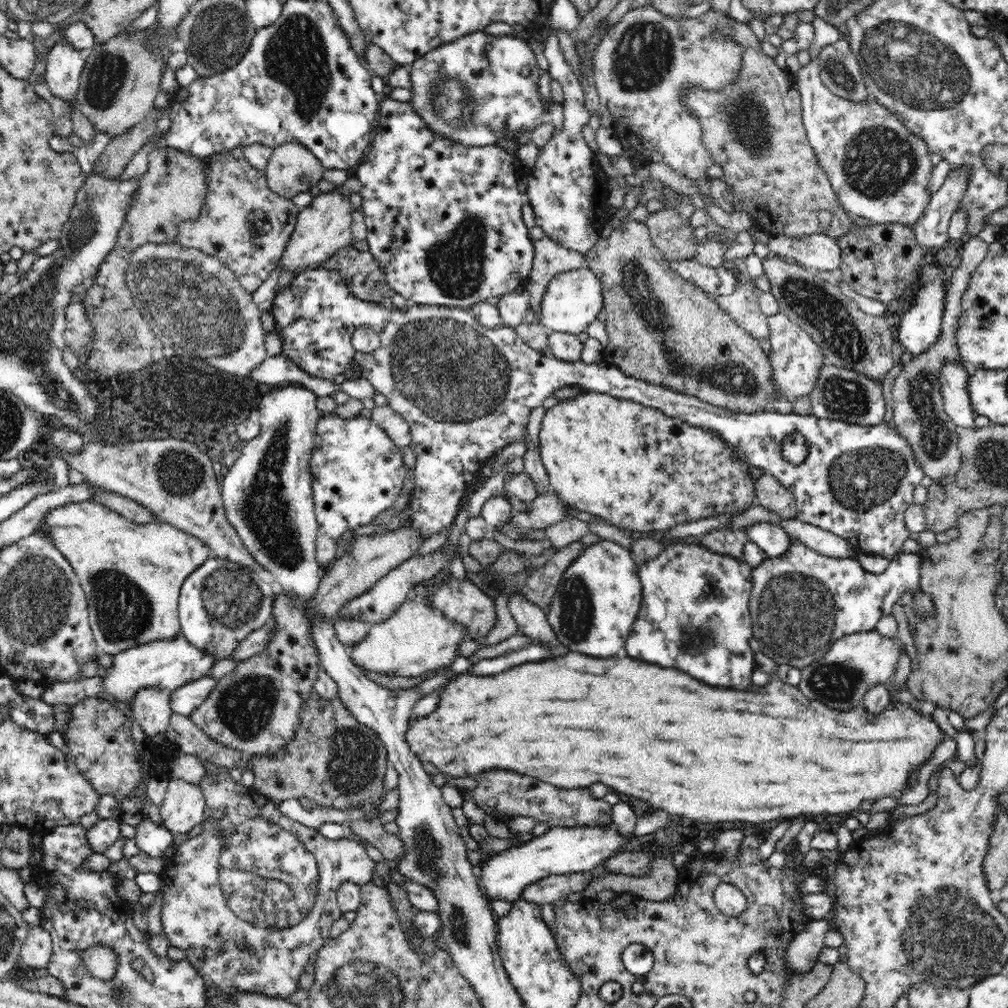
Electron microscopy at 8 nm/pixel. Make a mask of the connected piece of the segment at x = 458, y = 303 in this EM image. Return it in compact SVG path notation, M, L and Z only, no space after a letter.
M382 98L379 103L379 116L377 125L373 130L372 145L366 150L361 163L352 171L353 175L362 183L360 195L362 197L362 213L367 226L369 251L380 263L380 268L385 274L386 282L392 292L401 294L408 302L430 304L446 307L469 309L473 304L485 301L490 296L501 297L512 292L514 288L526 284L528 274L533 267L535 245L530 241L531 235L522 220L522 206L526 202L518 189L518 176L514 167L514 158L504 148L499 146L462 146L452 139L436 135L431 128L426 126L421 116L416 114L408 102L400 102L392 98Z

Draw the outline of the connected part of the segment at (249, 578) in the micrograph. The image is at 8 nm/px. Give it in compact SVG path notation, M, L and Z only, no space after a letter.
M210 556L182 583L179 592L181 633L198 649L214 655L214 662L231 656L238 642L272 618L272 586L254 570Z

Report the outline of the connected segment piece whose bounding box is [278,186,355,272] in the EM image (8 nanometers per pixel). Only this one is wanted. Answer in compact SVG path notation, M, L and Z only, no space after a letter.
M340 189L331 192L321 192L312 199L312 202L298 213L294 232L280 256L282 271L305 270L305 268L317 268L321 262L328 260L333 254L337 254L340 248L354 242L352 236L352 214L355 211L346 195L340 193Z

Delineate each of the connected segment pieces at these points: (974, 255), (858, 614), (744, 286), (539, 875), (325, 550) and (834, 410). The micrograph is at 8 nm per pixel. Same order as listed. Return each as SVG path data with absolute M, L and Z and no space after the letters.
M976 238L969 239L962 247L962 258L960 258L960 264L954 270L951 276L951 280L948 281L948 286L945 288L945 303L944 312L941 322L942 334L936 344L934 344L928 351L923 354L910 357L902 371L896 376L896 382L891 390L892 392L892 407L894 409L894 419L891 421L892 425L896 427L896 431L900 433L900 436L904 437L908 441L908 445L912 448L914 457L920 461L920 465L924 470L926 476L929 476L933 480L942 478L951 478L955 476L961 468L962 453L958 446L958 427L954 424L954 421L950 419L945 412L943 397L940 393L939 375L941 369L945 363L961 363L963 360L960 356L960 352L957 346L956 336L958 326L958 318L962 312L962 295L966 292L970 276L972 272L978 268L978 265L984 260L989 249L989 244Z
M790 538L788 550L783 555L775 557L767 557L757 567L753 567L752 570L752 590L750 594L750 608L753 637L758 641L761 652L766 656L772 658L778 665L790 665L799 669L803 669L805 666L812 664L815 660L824 656L828 652L831 644L834 644L836 640L844 636L848 636L857 632L868 632L874 630L876 624L886 616L892 615L892 608L894 604L899 604L900 597L906 590L918 590L920 582L920 562L921 558L917 553L901 553L896 556L894 560L890 560L887 569L881 574L870 573L866 571L862 565L854 557L829 557L824 556L816 550L808 547L804 543L798 541L798 539Z
M724 261L722 266L737 274L737 281L734 292L726 296L715 297L716 302L745 332L759 341L768 340L770 336L768 319L760 311L754 287L746 281L742 272L731 261Z
M578 826L576 828L552 827L548 832L535 837L522 846L498 853L486 855L477 869L480 889L485 898L514 903L522 899L524 888L551 875L566 875L576 872L588 872L604 864L607 859L620 854L631 838L623 838L612 826Z
M326 413L315 431L311 474L317 520L316 560L323 570L337 556L336 544L346 530L368 526L378 514L394 506L410 472L402 460L402 448L371 418L344 420L336 413Z
M824 364L819 380L809 395L812 402L812 415L818 418L841 420L862 426L884 423L886 403L882 393L882 382L872 381L854 371Z

